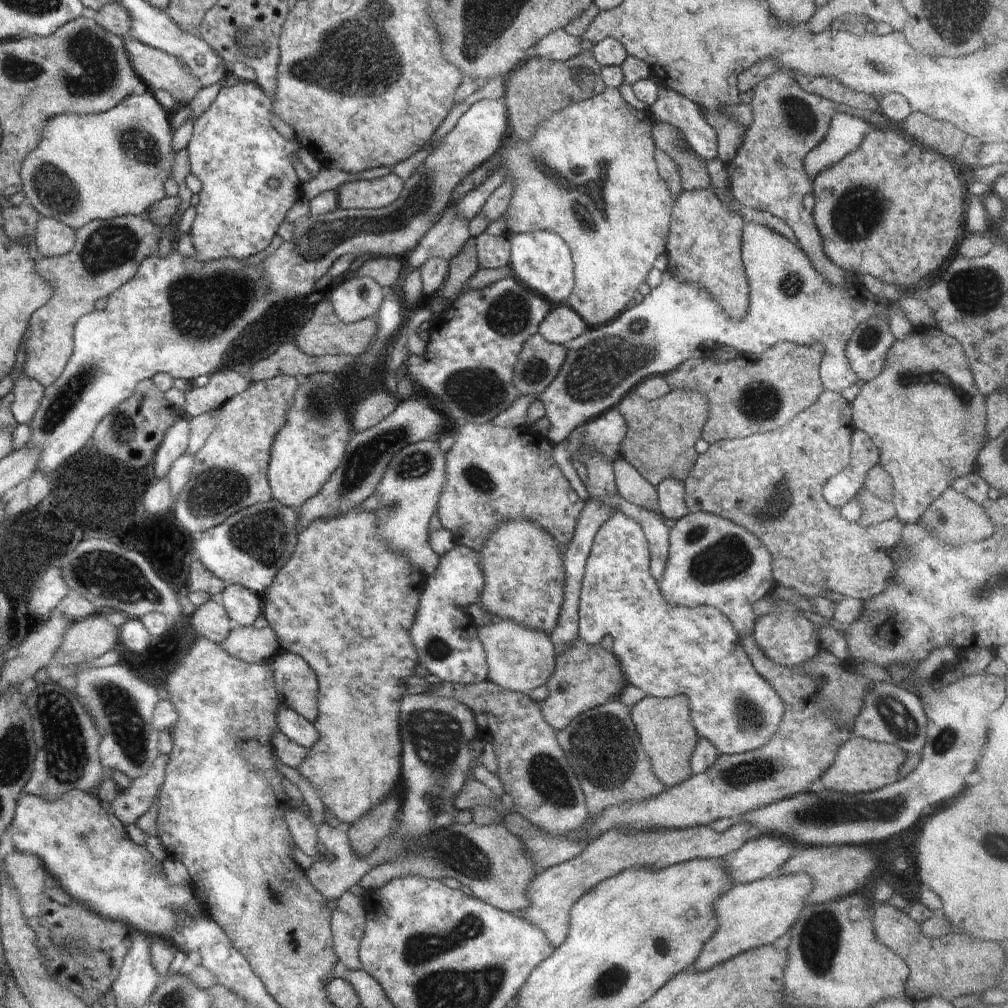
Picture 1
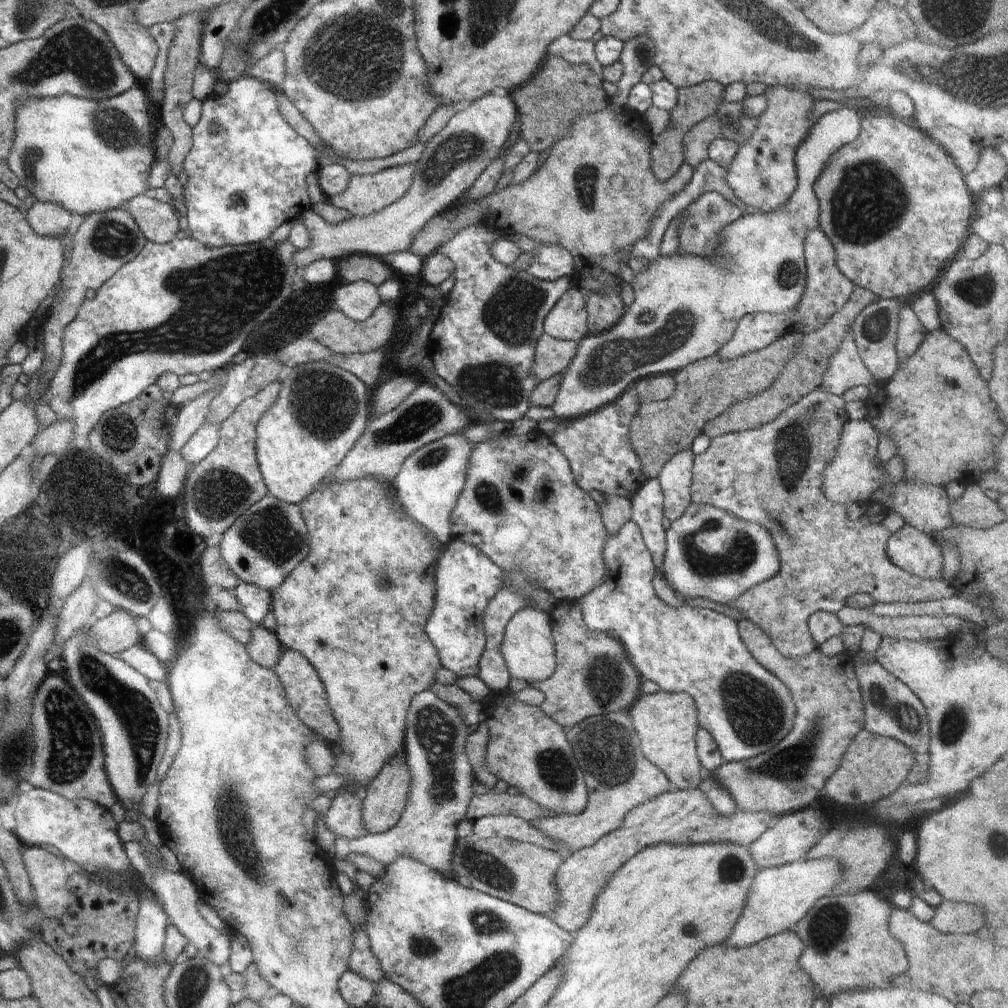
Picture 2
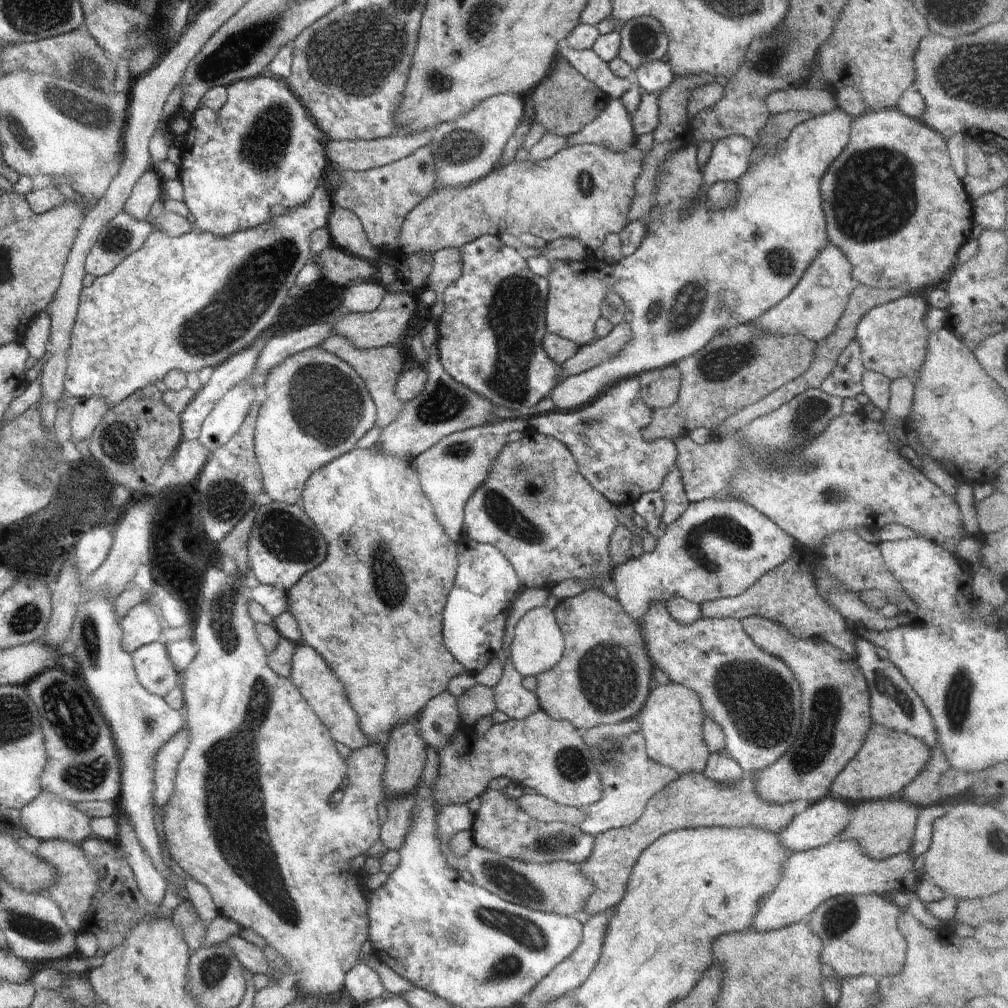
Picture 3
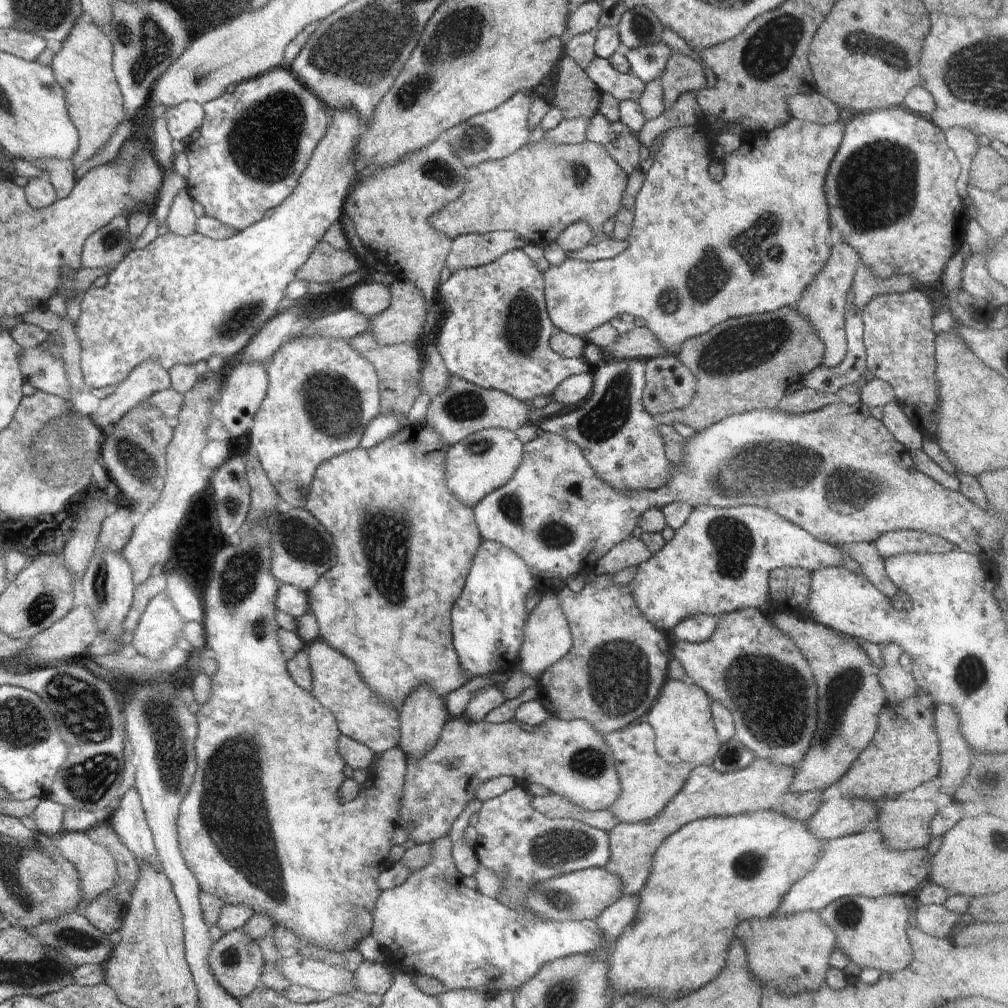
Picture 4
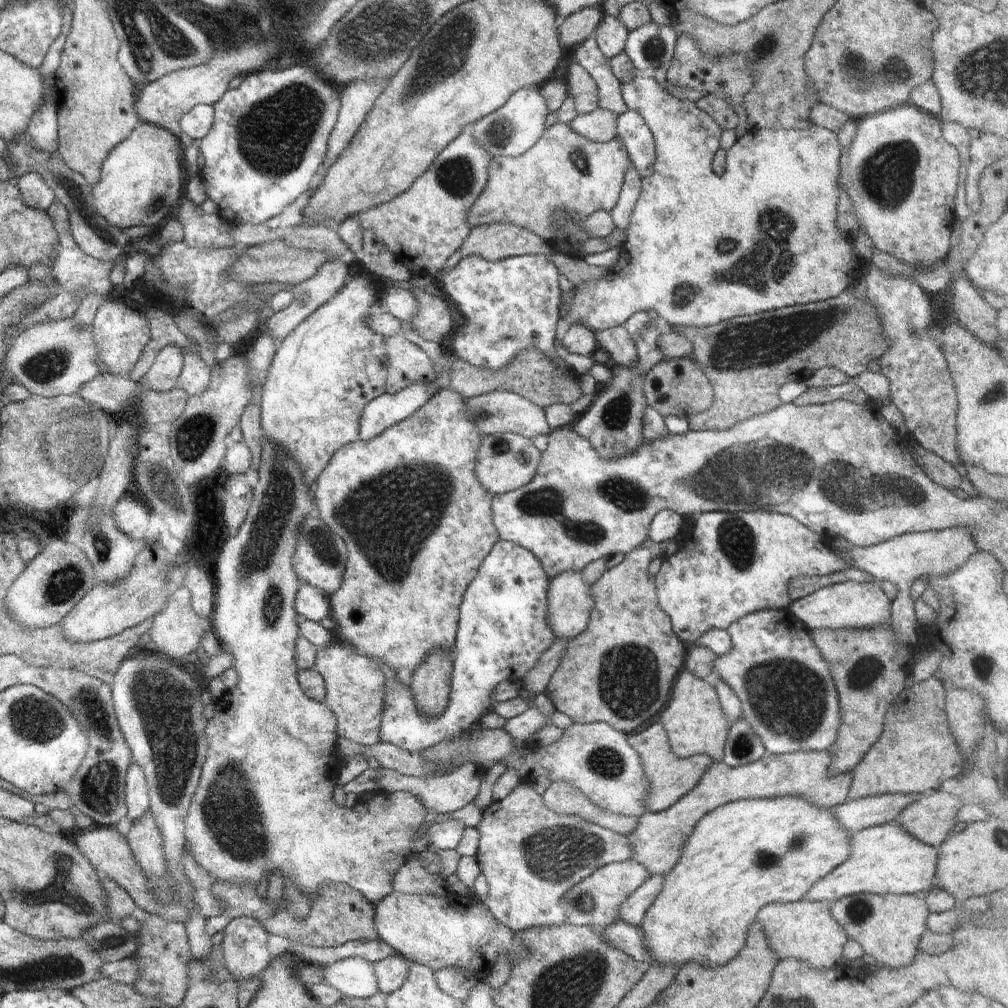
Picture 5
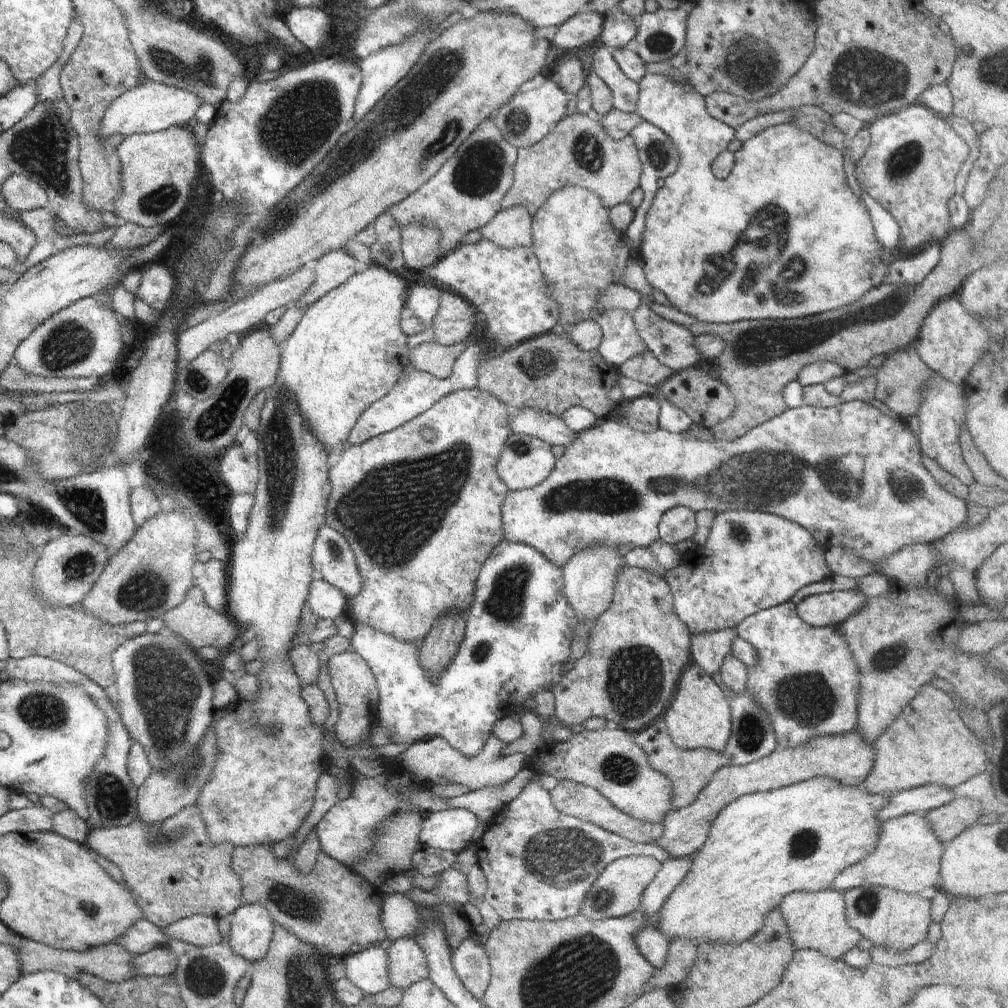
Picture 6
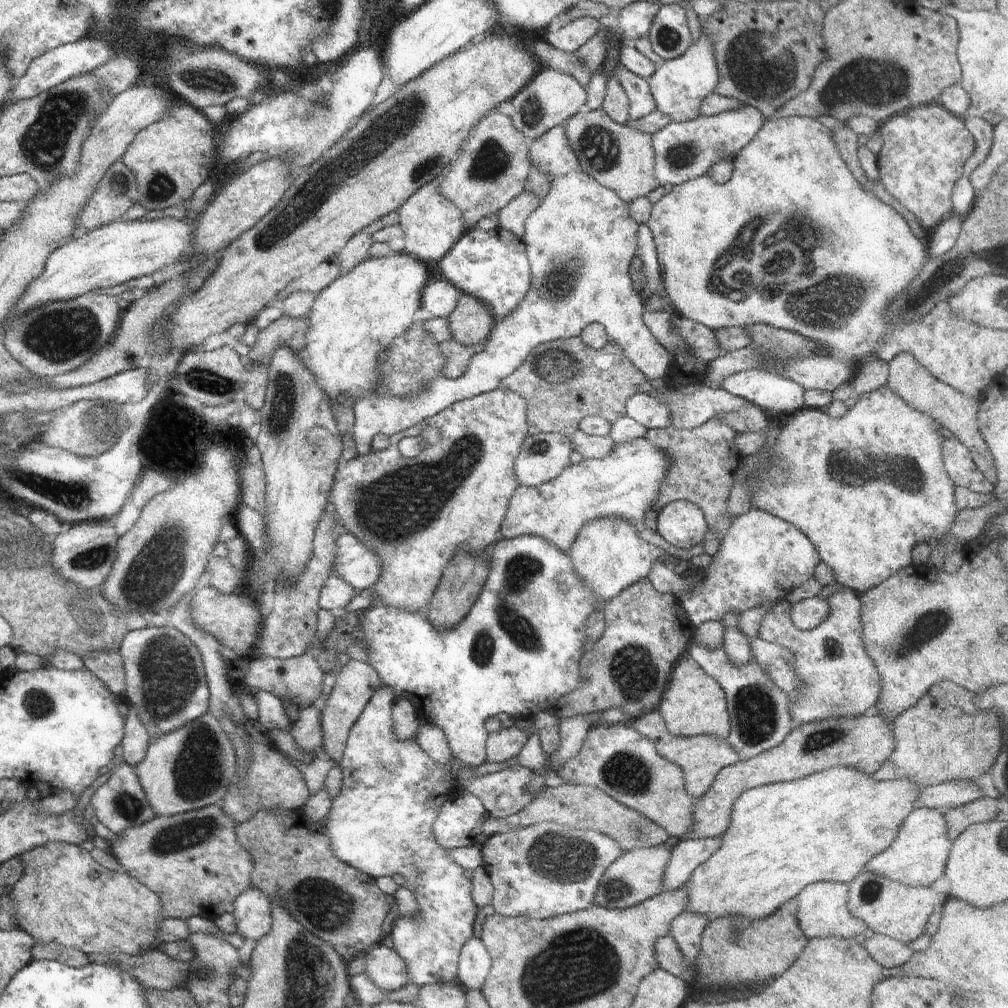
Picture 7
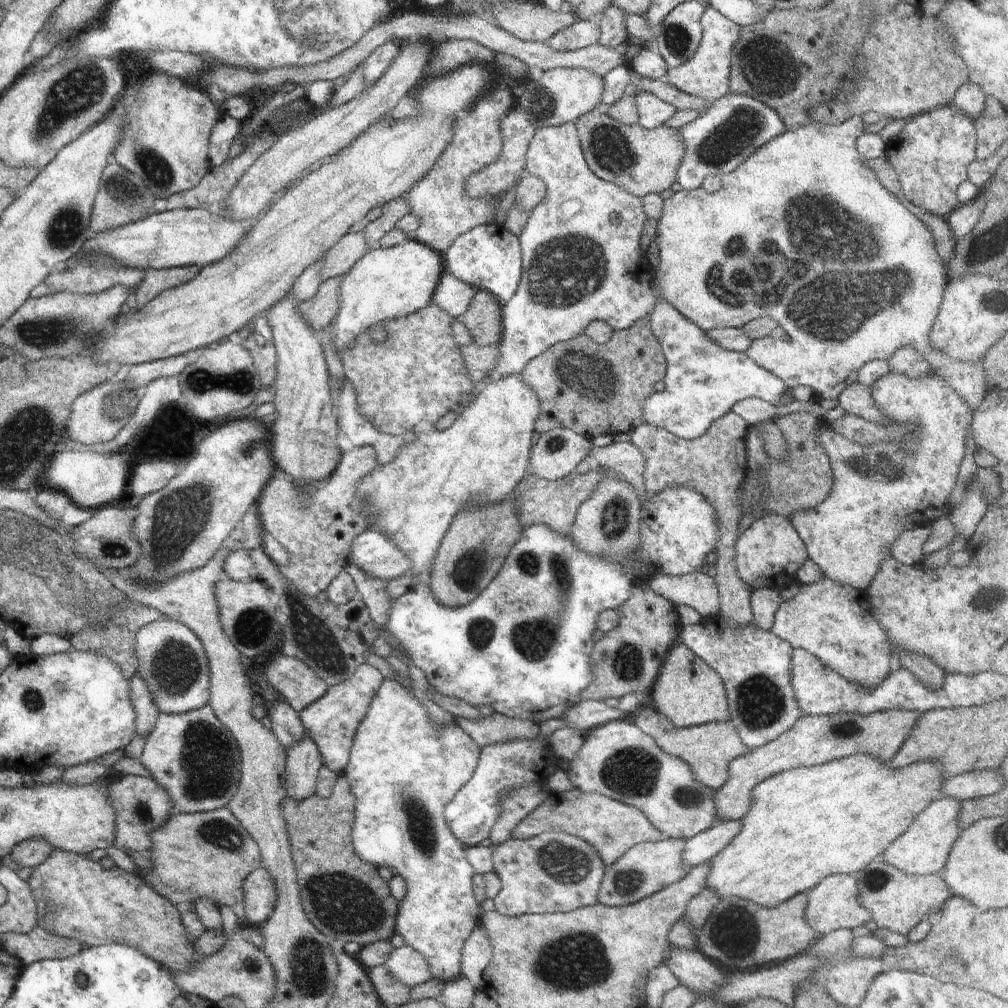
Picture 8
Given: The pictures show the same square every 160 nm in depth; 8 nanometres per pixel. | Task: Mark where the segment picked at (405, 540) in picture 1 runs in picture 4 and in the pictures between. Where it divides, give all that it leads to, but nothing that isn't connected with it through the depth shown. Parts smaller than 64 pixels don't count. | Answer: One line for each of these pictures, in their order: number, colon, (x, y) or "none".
2: (429, 483)
3: (450, 472)
4: (483, 462)

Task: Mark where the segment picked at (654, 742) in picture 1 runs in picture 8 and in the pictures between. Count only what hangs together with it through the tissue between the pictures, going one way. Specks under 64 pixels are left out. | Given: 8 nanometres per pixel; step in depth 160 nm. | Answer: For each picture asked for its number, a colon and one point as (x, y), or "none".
2: (666, 722)
3: (672, 720)
4: (684, 729)
5: (695, 722)
6: (699, 716)
7: (693, 703)
8: (690, 693)

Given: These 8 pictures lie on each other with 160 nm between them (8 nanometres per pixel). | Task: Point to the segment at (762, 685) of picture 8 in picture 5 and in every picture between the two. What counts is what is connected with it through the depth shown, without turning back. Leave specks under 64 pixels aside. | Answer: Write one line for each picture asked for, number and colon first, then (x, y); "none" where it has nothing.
5: (742, 746)
6: (752, 737)
7: (760, 716)

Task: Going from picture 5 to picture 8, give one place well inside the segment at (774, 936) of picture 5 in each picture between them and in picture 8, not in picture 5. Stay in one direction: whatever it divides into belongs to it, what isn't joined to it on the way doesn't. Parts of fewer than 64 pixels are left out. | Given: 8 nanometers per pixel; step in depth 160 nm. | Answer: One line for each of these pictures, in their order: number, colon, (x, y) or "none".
6: (815, 920)
7: (822, 910)
8: (833, 904)

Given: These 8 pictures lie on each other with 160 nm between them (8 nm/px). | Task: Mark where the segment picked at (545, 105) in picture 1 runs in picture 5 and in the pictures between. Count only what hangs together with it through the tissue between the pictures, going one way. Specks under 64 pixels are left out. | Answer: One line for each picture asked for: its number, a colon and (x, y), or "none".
2: (549, 103)
3: (566, 102)
4: (576, 92)
5: (581, 85)

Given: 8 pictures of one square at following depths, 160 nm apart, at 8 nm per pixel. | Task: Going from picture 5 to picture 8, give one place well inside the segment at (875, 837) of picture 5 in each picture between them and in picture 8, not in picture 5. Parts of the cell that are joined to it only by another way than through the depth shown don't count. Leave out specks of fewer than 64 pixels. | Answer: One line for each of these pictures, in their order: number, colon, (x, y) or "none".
6: (908, 856)
7: (918, 856)
8: (923, 848)

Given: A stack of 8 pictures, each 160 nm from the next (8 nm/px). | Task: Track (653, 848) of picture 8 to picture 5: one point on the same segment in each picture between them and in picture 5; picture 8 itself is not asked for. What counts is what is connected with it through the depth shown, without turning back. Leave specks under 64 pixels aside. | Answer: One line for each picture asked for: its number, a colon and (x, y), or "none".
5: (595, 902)
6: (617, 892)
7: (637, 874)

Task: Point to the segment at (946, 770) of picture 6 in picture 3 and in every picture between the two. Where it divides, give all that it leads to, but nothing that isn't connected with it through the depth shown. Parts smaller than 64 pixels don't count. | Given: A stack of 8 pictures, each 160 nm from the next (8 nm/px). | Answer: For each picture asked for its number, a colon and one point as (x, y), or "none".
3: (889, 760)
4: (904, 753)
5: (917, 751)

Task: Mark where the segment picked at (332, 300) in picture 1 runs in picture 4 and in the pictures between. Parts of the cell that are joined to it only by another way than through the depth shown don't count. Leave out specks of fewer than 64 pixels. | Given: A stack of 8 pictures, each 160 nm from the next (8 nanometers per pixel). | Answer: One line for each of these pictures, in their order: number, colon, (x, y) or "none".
2: (358, 300)
3: (363, 296)
4: (372, 299)

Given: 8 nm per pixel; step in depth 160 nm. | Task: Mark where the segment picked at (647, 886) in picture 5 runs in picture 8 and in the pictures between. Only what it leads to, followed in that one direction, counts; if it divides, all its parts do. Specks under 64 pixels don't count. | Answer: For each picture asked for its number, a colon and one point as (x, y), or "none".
6: (672, 871)
7: (688, 854)
8: (704, 846)

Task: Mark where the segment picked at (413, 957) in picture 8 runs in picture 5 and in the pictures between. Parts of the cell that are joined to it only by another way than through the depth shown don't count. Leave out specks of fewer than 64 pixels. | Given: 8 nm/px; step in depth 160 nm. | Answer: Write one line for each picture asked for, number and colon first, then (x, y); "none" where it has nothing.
5: (354, 977)
6: (368, 969)
7: (384, 965)

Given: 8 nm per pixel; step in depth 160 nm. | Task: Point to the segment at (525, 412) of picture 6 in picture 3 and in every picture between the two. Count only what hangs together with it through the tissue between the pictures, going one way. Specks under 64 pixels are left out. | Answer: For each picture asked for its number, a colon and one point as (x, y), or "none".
3: (444, 406)
4: (463, 409)
5: (501, 411)

